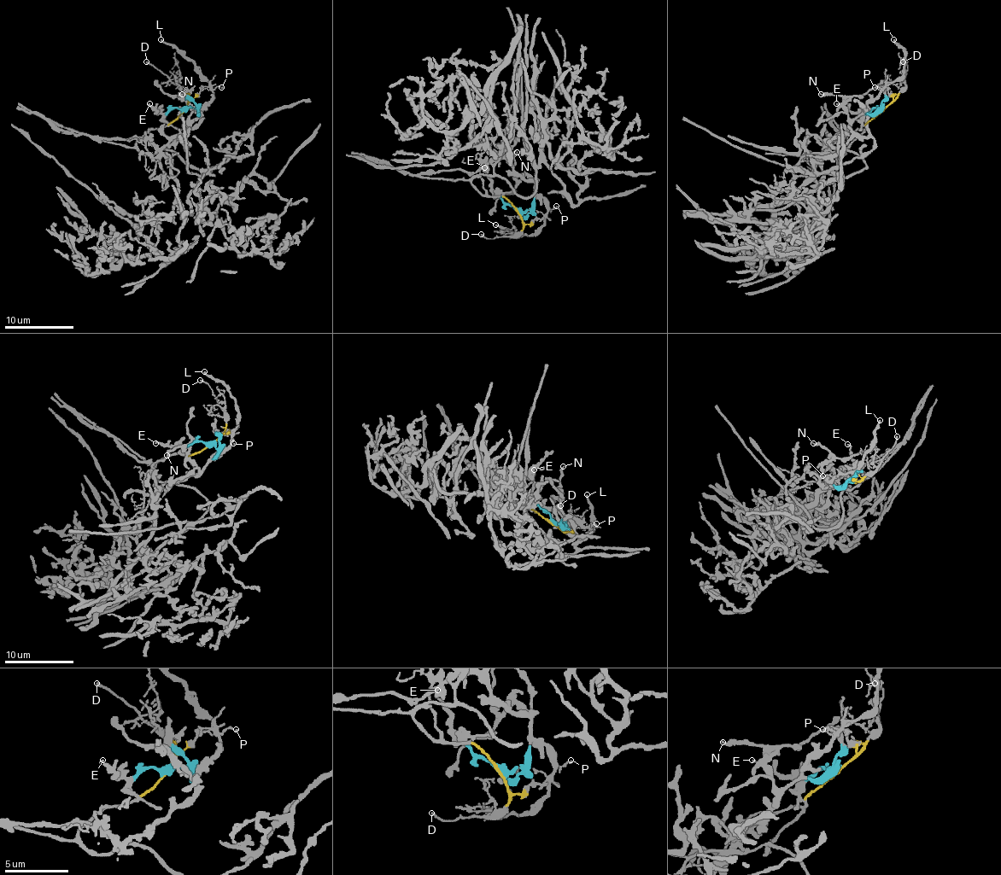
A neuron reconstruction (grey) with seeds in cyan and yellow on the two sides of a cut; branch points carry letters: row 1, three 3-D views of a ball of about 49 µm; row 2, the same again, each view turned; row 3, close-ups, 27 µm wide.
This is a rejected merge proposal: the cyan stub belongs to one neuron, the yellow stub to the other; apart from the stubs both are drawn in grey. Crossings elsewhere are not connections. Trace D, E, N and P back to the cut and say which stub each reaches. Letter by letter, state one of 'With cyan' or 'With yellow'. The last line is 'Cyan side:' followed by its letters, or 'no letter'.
D: With yellow
E: With cyan
N: With cyan
P: With yellow
Cyan side: E, N

